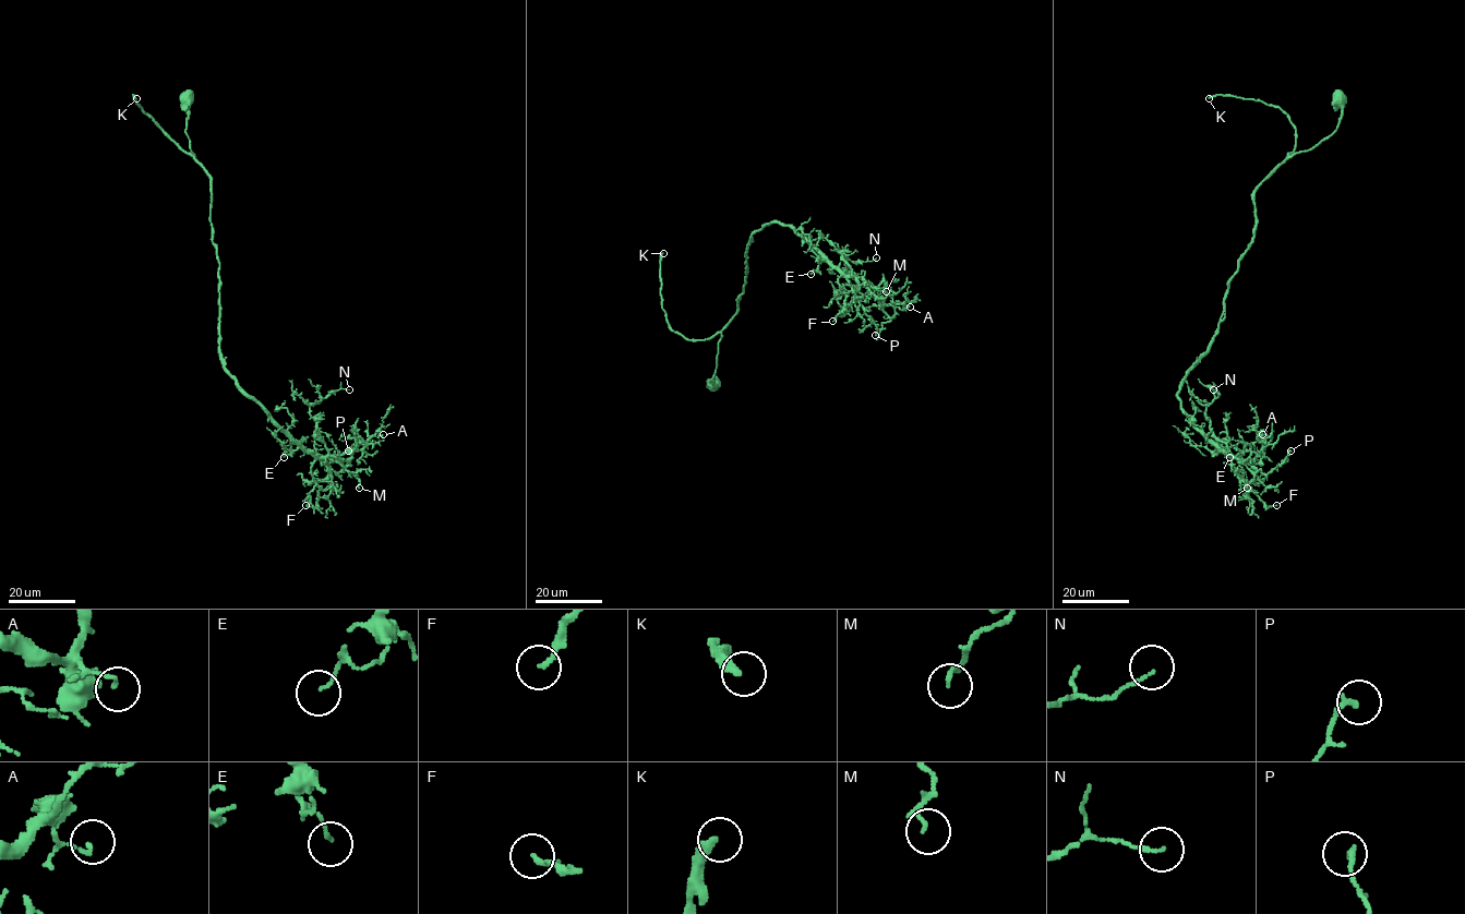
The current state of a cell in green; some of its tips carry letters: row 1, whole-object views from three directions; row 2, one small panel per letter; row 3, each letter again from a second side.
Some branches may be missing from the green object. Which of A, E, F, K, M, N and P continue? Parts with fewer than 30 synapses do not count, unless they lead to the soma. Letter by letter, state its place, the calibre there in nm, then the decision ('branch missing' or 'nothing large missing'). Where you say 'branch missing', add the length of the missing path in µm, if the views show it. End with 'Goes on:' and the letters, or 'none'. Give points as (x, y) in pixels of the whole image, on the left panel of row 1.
A: at (383, 434); 130 nm thick; nothing large missing
E: at (284, 457); 90 nm thick; nothing large missing
F: at (305, 505); 160 nm thick; nothing large missing
K: at (136, 98); 320 nm thick; branch missing; about 60 µm are missing
M: at (359, 488); 150 nm thick; nothing large missing
N: at (349, 389); 120 nm thick; nothing large missing
P: at (348, 451); 200 nm thick; nothing large missing
Goes on: K

